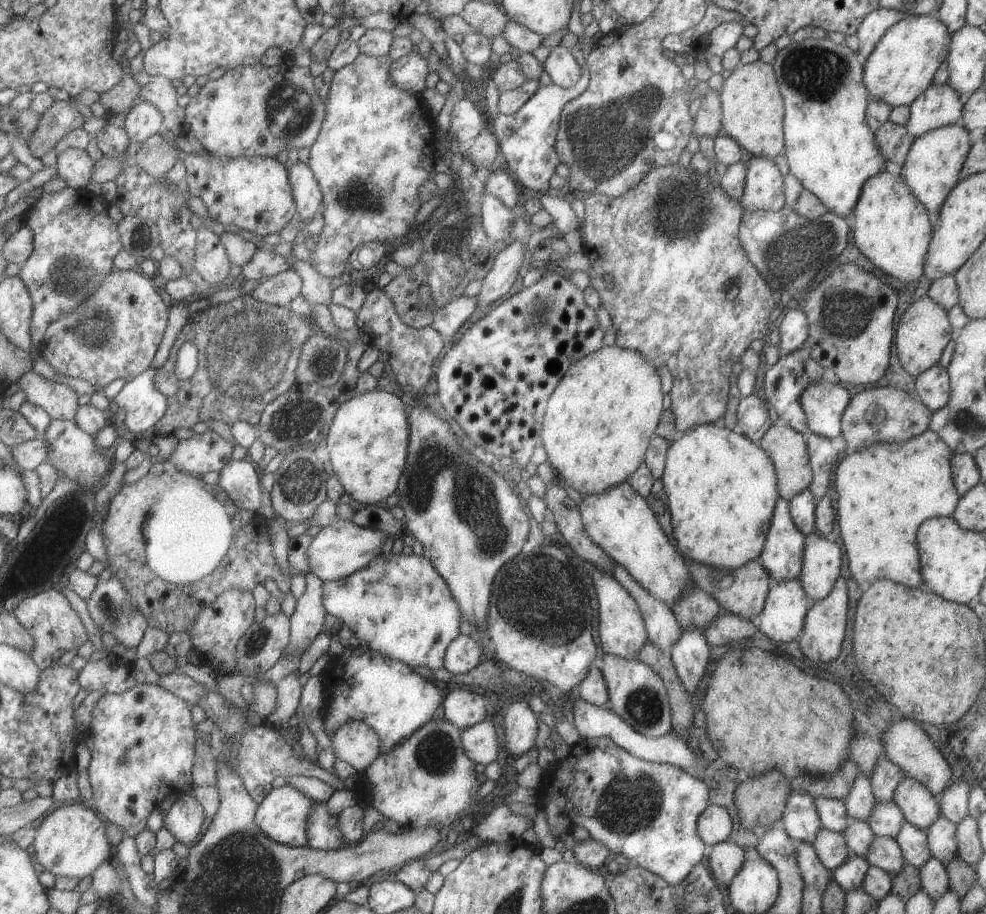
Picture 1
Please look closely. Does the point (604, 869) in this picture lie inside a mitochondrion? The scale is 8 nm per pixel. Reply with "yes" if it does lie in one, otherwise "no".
no

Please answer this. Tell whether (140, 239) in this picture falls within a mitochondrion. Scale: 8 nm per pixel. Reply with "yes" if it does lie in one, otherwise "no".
yes

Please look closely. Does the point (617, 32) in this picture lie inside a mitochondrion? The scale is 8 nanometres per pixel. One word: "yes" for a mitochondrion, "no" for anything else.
no

